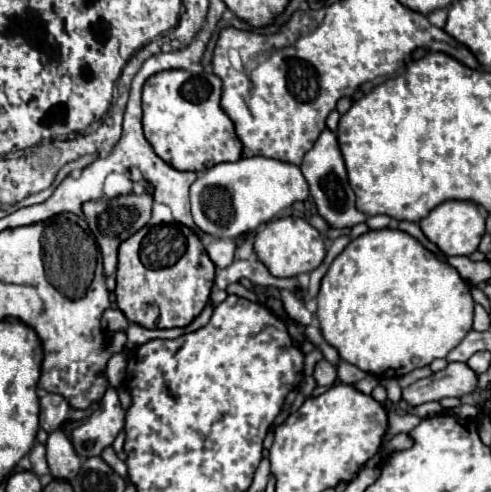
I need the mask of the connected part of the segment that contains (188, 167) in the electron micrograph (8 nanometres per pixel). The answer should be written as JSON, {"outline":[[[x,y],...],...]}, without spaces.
{"outline":[[[162,71],[152,75],[142,91],[142,125],[146,139],[154,153],[180,171],[208,171],[224,161],[238,161],[242,157],[242,143],[234,131],[232,119],[220,105],[222,81],[214,73],[190,73],[190,71]]]}

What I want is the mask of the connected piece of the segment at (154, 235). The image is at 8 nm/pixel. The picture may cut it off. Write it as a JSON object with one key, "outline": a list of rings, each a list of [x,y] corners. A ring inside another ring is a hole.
{"outline":[[[180,223],[142,227],[118,249],[118,281],[116,281],[116,303],[128,321],[148,329],[170,329],[188,327],[210,301],[210,289],[214,285],[214,263],[210,261],[204,245],[196,233]]]}

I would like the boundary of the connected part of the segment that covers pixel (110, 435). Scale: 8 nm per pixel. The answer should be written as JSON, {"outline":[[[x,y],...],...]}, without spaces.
{"outline":[[[110,387],[92,415],[70,431],[70,439],[76,455],[82,459],[100,457],[100,453],[110,447],[116,435],[124,429],[124,409],[118,401],[116,391]]]}

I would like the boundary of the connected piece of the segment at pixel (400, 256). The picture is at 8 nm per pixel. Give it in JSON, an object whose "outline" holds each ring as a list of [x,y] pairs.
{"outline":[[[396,229],[368,231],[348,243],[348,247],[332,261],[316,295],[320,331],[324,339],[338,351],[340,359],[376,377],[402,377],[418,367],[430,365],[438,357],[446,357],[472,329],[474,299],[470,285],[454,267],[436,259],[414,237]]]}

